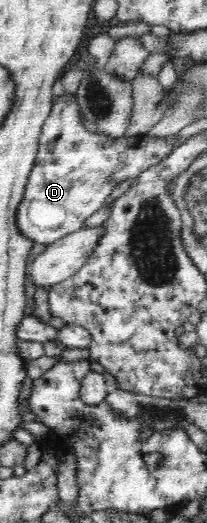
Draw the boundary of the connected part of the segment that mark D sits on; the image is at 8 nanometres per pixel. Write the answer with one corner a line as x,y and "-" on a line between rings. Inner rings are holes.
64,92
53,101
51,113
42,126
35,162
29,173
24,199
16,215
20,232
36,243
48,245
84,227
84,221
101,209
114,187
118,187
124,181
128,183
136,181
143,171
163,162
180,145
178,134
158,137
146,132
140,134
140,145
138,145
138,137
128,136
117,140
118,147
110,147
108,138
102,134
89,132
83,125
82,119
76,96
66,95

